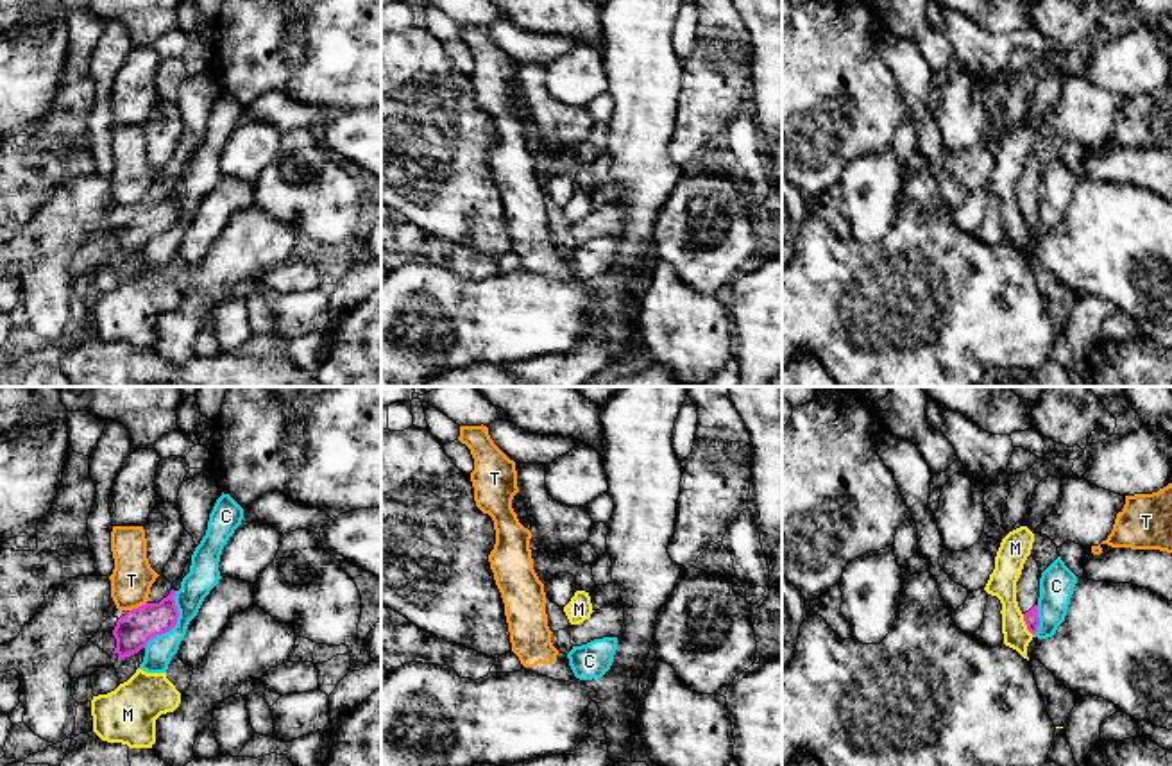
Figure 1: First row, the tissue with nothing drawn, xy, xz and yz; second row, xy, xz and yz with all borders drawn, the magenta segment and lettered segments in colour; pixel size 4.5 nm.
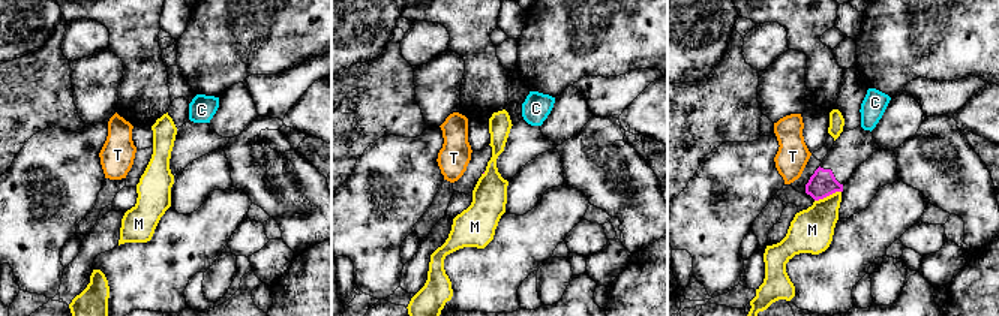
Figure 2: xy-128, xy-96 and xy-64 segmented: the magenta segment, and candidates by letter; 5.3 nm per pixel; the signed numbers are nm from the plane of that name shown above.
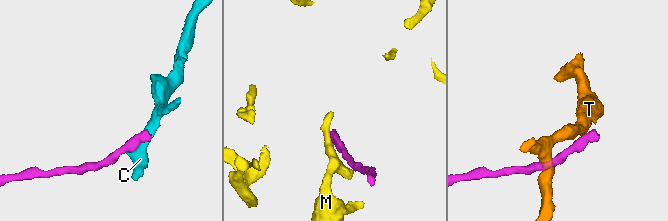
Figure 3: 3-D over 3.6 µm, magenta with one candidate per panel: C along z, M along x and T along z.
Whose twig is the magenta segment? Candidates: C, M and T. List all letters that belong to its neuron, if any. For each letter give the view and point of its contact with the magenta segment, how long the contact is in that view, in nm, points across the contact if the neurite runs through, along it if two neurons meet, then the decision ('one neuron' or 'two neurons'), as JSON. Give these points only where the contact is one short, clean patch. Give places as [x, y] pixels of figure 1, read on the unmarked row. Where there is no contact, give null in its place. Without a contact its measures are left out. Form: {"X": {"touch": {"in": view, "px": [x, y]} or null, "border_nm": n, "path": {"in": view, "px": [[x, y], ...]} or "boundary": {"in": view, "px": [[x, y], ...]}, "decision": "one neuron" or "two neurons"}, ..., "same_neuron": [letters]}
{"C": {"touch": {"in": "xy", "px": [176, 222]}, "border_nm": 300, "decision": "two neurons"}, "M": {"touch": {"in": "yz", "px": [1027, 224]}, "border_nm": 120, "boundary": {"in": "yz", "px": [[1022, 213], [1033, 235]]}, "decision": "two neurons"}, "T": {"touch": {"in": "xy", "px": [138, 206]}, "border_nm": 90, "boundary": {"in": "xy", "px": [[145, 201], [129, 210]]}, "decision": "two neurons"}, "same_neuron": []}

